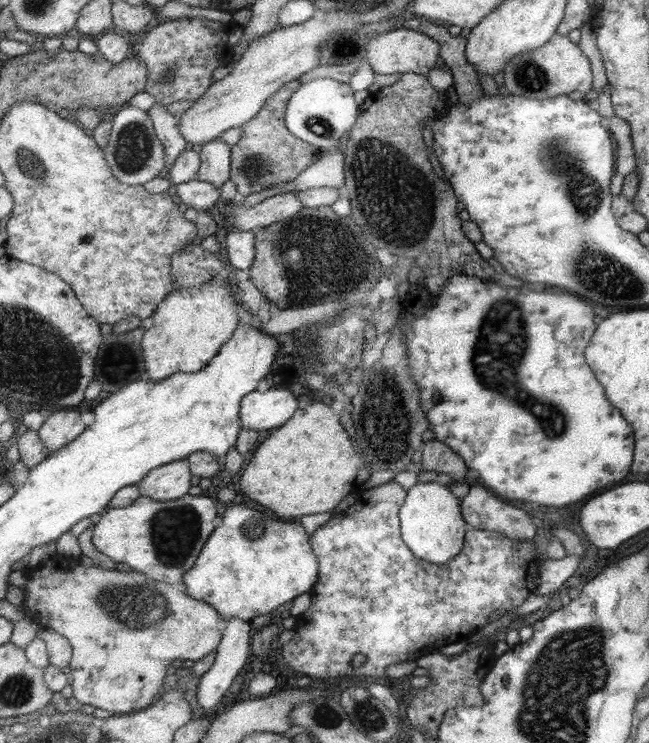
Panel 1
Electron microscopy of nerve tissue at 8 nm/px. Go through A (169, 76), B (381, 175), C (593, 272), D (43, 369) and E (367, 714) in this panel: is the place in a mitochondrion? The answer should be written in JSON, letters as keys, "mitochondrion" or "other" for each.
{"A":"mitochondrion","B":"mitochondrion","C":"mitochondrion","D":"mitochondrion","E":"mitochondrion"}

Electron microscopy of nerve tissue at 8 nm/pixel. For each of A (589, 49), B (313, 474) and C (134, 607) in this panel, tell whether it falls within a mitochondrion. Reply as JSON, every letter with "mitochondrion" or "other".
{"A":"other","B":"other","C":"mitochondrion"}

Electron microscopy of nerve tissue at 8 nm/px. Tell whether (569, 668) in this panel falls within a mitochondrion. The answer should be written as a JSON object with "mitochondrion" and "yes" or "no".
{"mitochondrion":"yes"}

